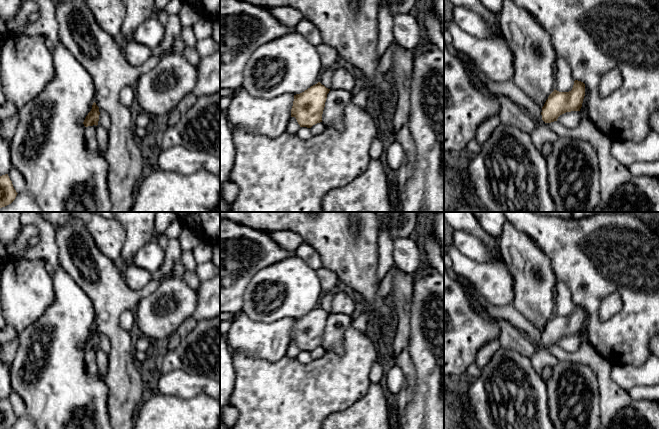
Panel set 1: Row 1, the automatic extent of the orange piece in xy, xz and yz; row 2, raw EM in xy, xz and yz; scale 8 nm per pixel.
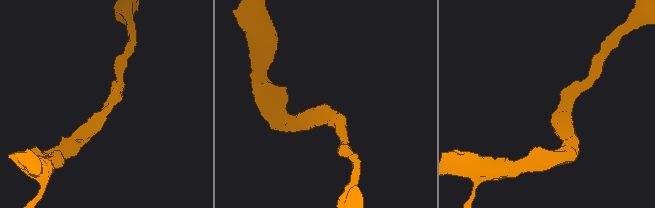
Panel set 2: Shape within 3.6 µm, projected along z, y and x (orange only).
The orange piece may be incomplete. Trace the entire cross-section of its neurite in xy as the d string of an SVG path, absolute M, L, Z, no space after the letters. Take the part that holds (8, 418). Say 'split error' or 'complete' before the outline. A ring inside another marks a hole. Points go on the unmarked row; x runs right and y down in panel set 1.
complete | M8 398L0 400L0 429L11 428L17 418Z

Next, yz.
complete | M575 304L571 315L554 315L549 319L542 331L542 344L545 347L557 345L566 336L580 335L585 320L585 308Z

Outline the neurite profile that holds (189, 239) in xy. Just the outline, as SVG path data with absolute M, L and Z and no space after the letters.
M183 227L178 240L181 248L185 251L193 251L204 241L201 236L190 227Z

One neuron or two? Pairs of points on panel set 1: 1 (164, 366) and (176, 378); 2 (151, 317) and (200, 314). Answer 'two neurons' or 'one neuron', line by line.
1: two neurons
2: two neurons

